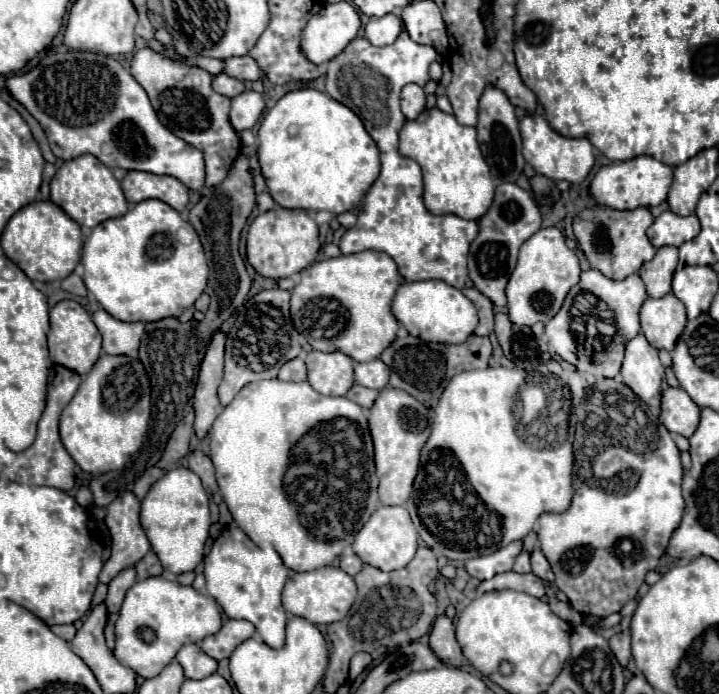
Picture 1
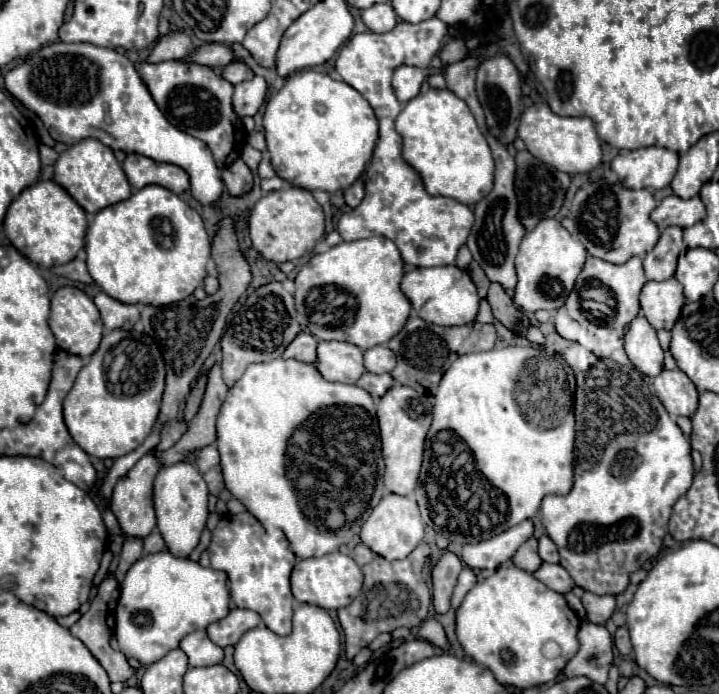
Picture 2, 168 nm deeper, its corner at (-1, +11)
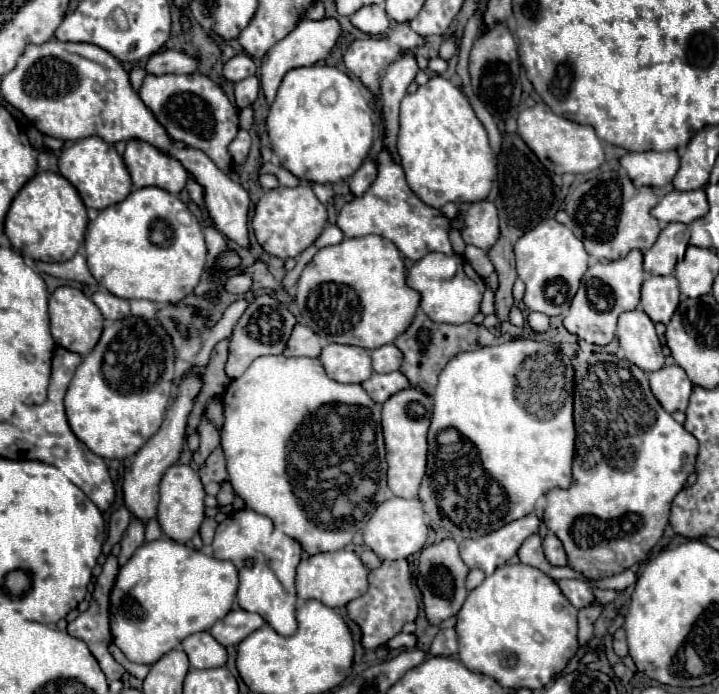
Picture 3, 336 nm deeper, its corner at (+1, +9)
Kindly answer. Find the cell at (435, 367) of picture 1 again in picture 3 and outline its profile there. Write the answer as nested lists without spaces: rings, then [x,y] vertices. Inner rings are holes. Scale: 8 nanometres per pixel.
[[[422,310],[416,312],[414,322],[408,326],[408,330],[404,334],[400,334],[396,338],[396,346],[402,350],[404,354],[404,362],[400,366],[400,372],[408,376],[412,388],[432,396],[434,388],[438,384],[438,374],[444,370],[444,366],[460,352],[466,350],[478,350],[484,346],[492,346],[496,342],[496,336],[486,328],[486,326],[478,326],[472,322],[466,324],[436,324],[432,322]]]

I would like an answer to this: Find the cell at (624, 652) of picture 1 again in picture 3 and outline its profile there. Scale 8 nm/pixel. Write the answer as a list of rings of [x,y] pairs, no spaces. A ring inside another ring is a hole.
[[[618,628],[618,630],[614,632],[614,652],[616,652],[620,658],[628,656],[628,646],[626,646],[626,634],[624,634],[624,628]]]

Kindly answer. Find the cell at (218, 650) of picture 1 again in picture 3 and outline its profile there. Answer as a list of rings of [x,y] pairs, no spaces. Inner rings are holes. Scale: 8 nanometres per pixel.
[[[232,610],[226,614],[226,618],[218,620],[210,634],[222,644],[222,646],[230,646],[230,644],[240,644],[250,632],[258,630],[264,626],[264,618],[260,614],[252,614],[246,610]]]

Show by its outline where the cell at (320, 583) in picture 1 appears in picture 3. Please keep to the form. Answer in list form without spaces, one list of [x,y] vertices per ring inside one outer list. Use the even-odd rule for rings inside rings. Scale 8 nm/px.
[[[336,550],[336,552],[320,552],[314,556],[304,556],[298,566],[296,590],[302,600],[320,600],[330,608],[340,608],[362,596],[368,590],[368,570],[362,560],[352,550]]]

